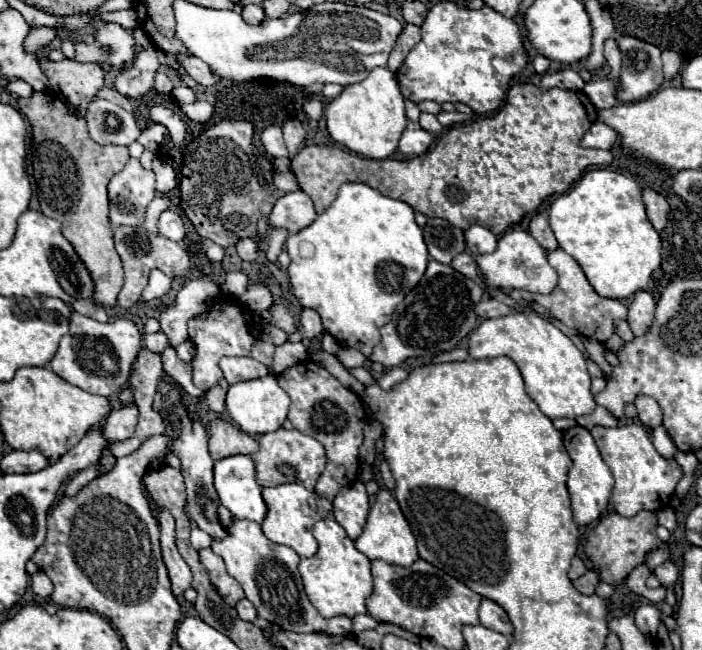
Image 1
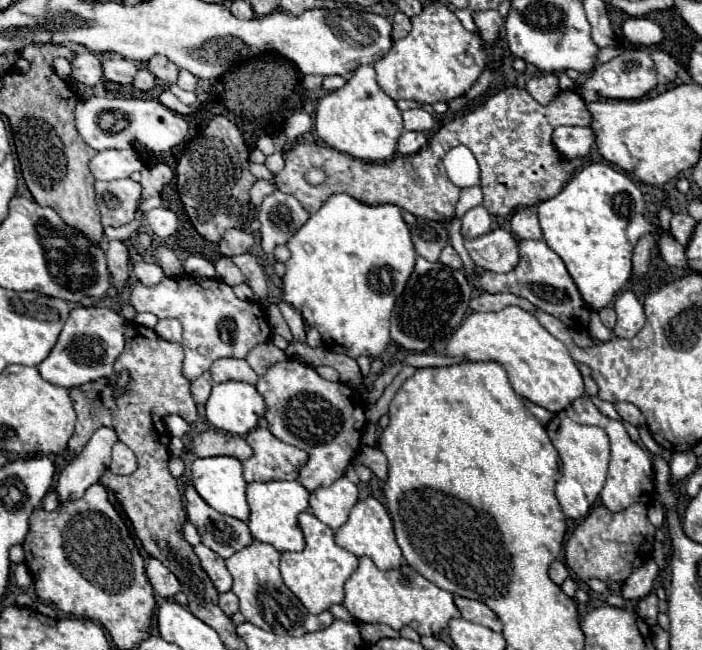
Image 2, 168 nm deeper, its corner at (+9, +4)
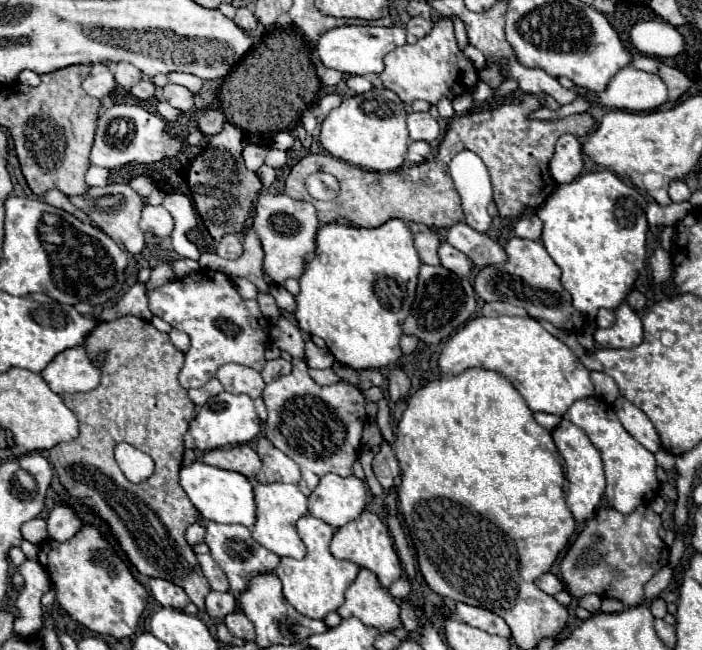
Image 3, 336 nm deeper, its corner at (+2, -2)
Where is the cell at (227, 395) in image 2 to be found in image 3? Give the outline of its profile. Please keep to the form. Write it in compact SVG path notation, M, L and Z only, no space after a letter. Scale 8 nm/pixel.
M224 391L216 397L212 397L204 407L200 407L196 419L190 423L188 433L184 435L184 445L190 449L208 451L208 449L216 449L216 447L248 443L258 433L260 433L260 419L256 415L254 401L244 393L234 395L234 393Z

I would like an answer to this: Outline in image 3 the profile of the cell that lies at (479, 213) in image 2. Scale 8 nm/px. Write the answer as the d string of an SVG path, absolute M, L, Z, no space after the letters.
M460 151L450 161L450 175L462 199L466 225L478 233L486 233L492 225L492 217L486 211L492 201L492 183L486 165L476 153Z

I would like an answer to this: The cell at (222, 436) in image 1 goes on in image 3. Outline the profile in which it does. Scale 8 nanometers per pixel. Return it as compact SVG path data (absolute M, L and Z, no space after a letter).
M236 445L236 447L220 447L210 449L204 453L202 461L206 465L214 465L220 469L230 469L246 475L250 481L256 477L256 473L262 467L262 461L258 453L248 445Z

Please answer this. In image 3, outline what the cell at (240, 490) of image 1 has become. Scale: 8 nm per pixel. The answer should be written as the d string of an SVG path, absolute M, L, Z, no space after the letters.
M194 461L190 467L182 467L180 471L180 485L190 497L192 505L198 509L198 513L216 523L238 523L248 529L254 527L254 493L252 493L252 481L236 471L226 471L220 467L206 465L202 461Z

